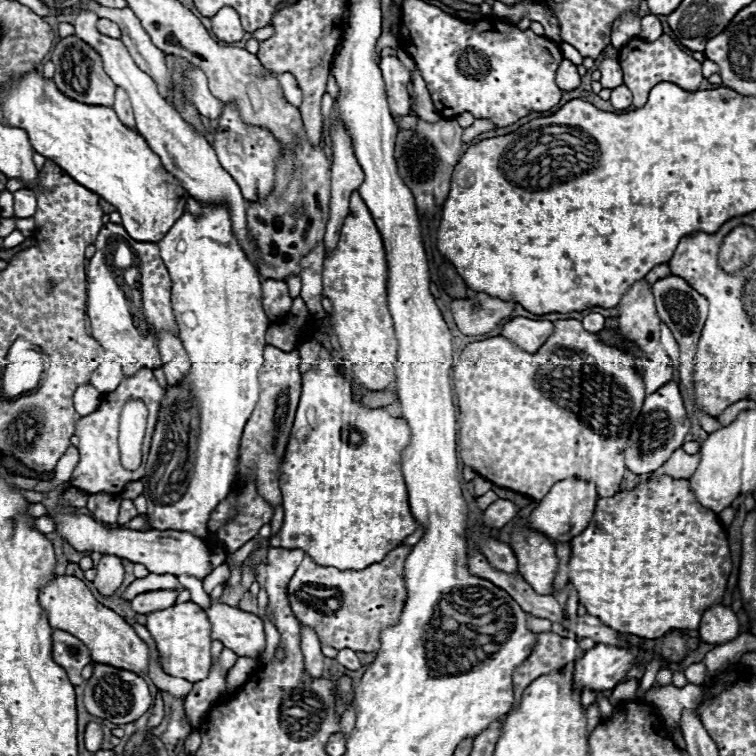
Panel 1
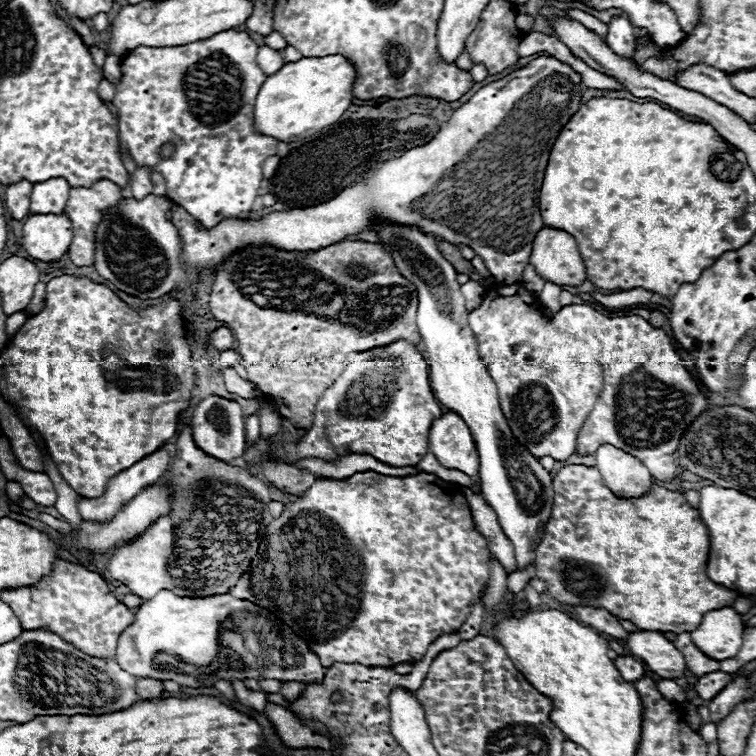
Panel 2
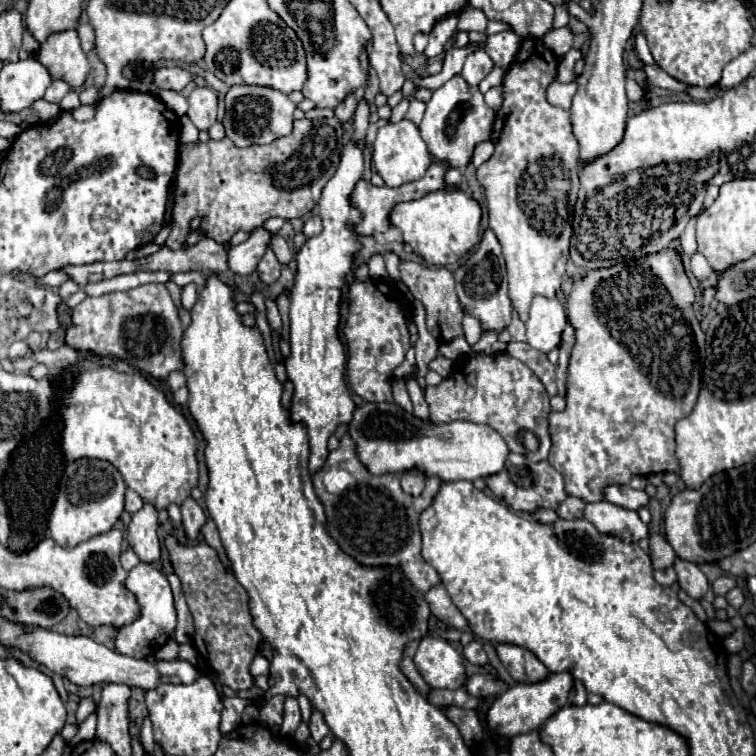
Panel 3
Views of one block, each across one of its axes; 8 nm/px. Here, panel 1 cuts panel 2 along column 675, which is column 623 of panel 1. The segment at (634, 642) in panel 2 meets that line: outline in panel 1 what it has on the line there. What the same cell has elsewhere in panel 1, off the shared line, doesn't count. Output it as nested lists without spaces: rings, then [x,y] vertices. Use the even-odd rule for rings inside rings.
[[[594,646],[576,660],[574,686],[578,690],[610,690],[622,682],[634,666],[636,654],[624,646]]]

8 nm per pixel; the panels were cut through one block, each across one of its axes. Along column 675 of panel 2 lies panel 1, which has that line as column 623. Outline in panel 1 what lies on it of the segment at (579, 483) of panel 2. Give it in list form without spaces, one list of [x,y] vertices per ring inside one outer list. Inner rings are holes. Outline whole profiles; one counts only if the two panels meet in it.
[[[658,476],[648,482],[640,482],[632,490],[600,498],[598,502],[600,506],[596,508],[592,522],[582,530],[582,534],[574,536],[568,546],[554,542],[558,556],[554,590],[560,592],[568,582],[572,582],[578,592],[578,602],[586,606],[588,614],[600,618],[616,632],[654,640],[676,628],[696,630],[702,612],[714,602],[720,602],[724,596],[728,574],[732,570],[726,530],[720,524],[718,514],[696,502],[688,480],[676,480],[672,476]]]

